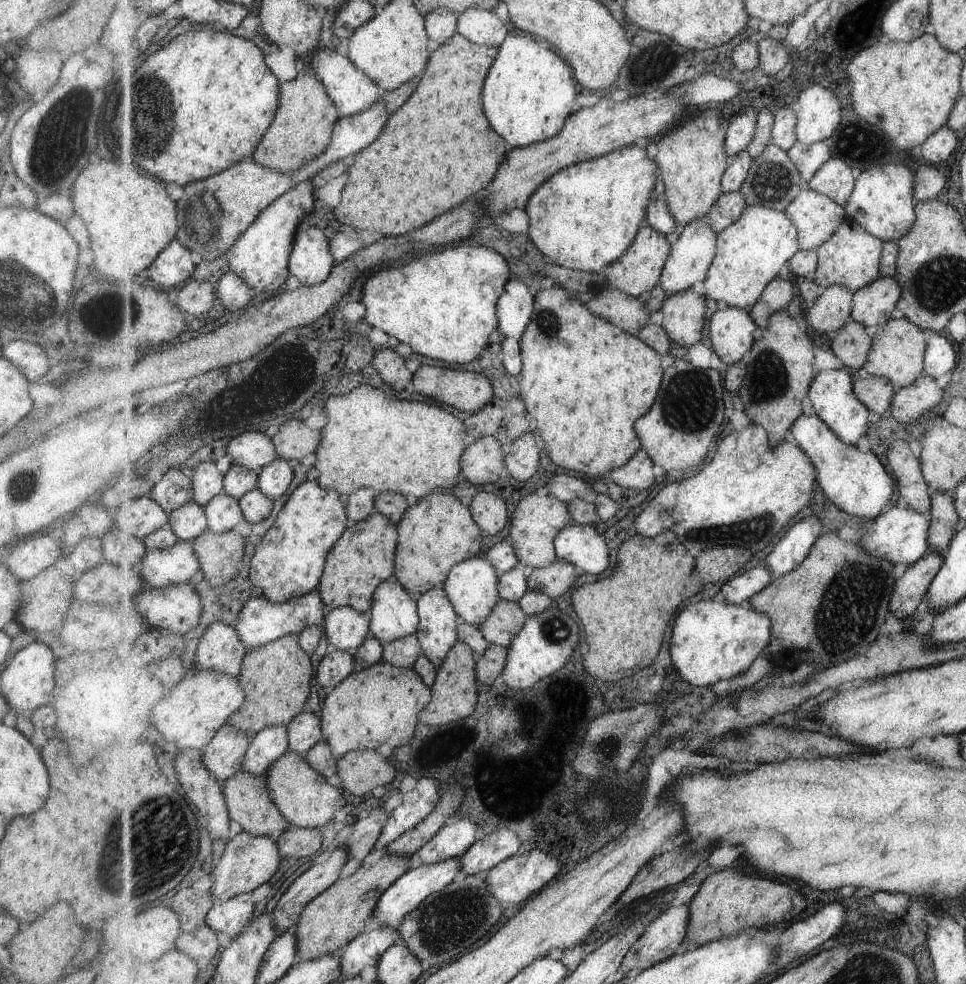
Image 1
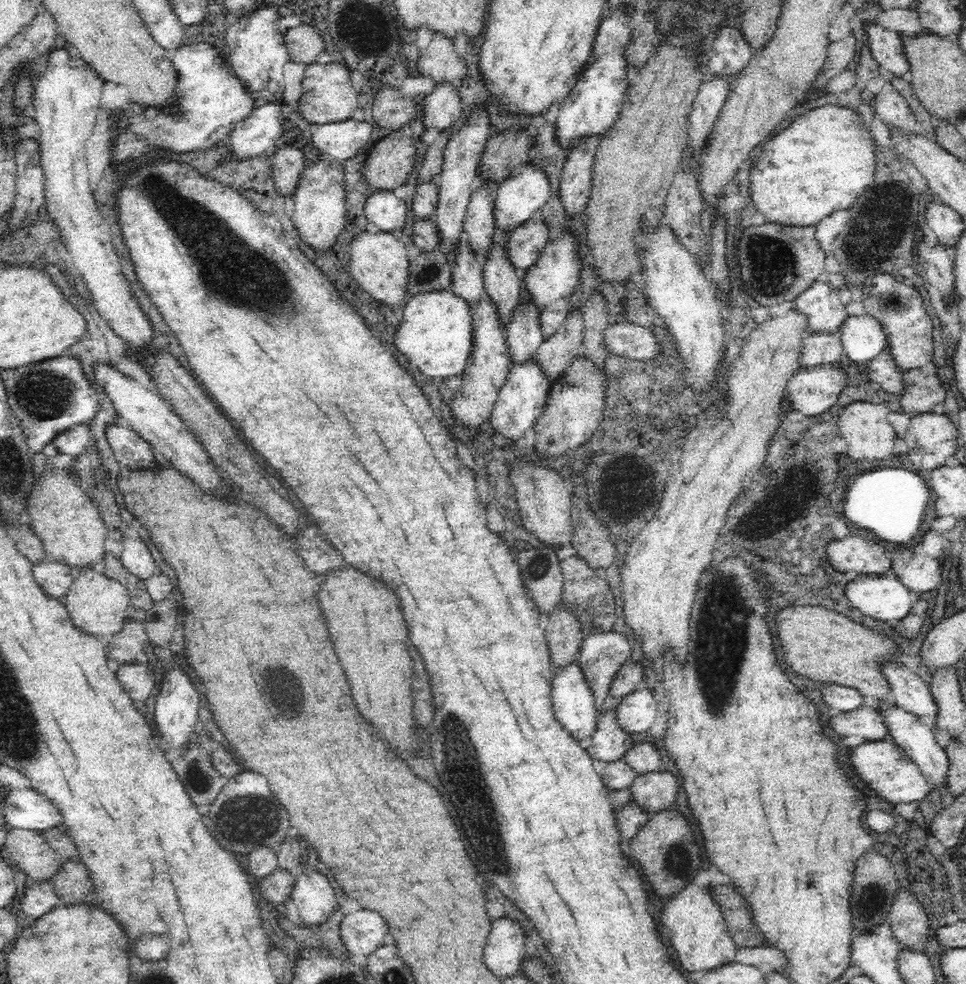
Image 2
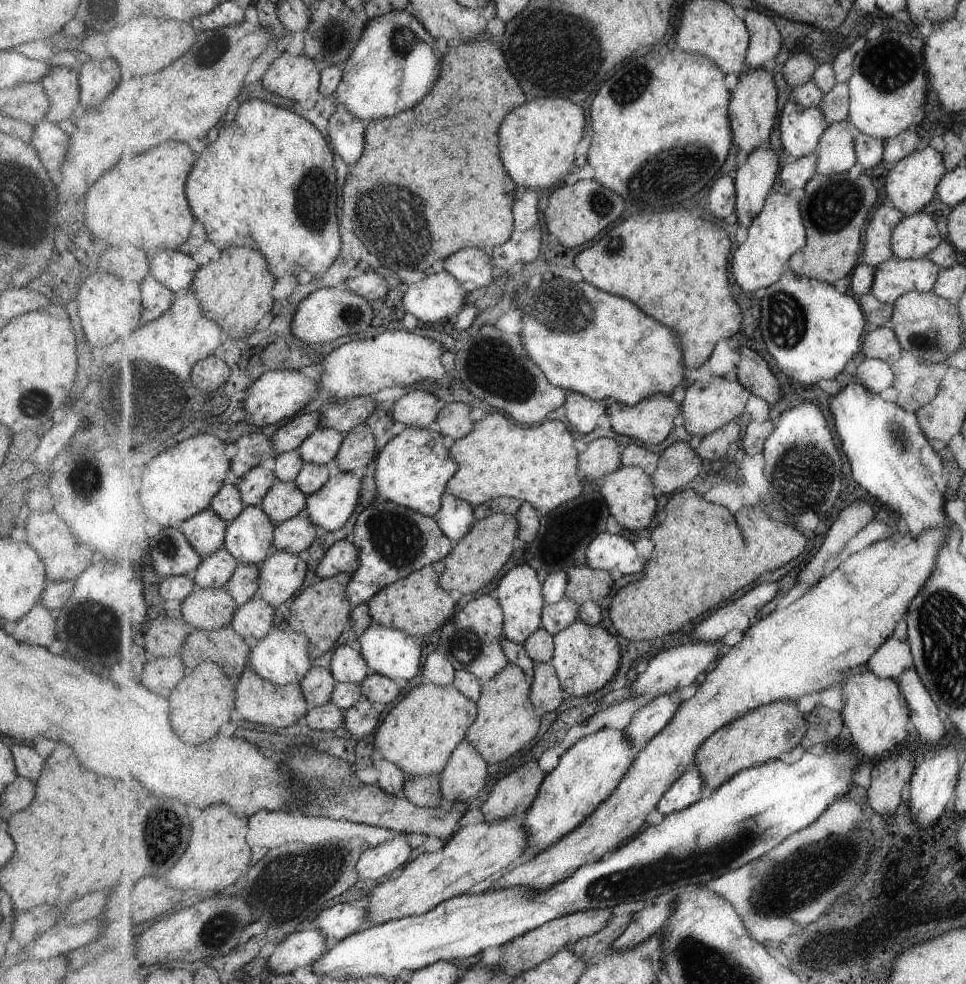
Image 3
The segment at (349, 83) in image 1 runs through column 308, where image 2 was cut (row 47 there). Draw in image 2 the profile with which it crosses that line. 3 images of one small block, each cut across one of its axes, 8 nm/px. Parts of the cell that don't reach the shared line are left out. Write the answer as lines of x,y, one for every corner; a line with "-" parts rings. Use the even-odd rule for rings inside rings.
66,47
53,50
49,54
48,64
45,71
34,82
35,89
32,94
31,116
40,127
40,155
42,155
41,163
44,167
44,188
45,188
45,205
47,214
51,221
57,226
58,232
62,238
61,243
72,257
74,272
85,282
88,288
92,302
103,318
110,330
118,338
122,338
128,350
133,353
133,357
147,371
147,360
156,352
153,346
158,344
155,329
152,322
147,316
144,309
140,307
136,300
137,290
132,283
123,274
120,265
118,253
112,245
108,224
102,218
98,210
93,191
98,188
98,182
110,163
111,153
108,146
108,138
110,138
110,130
108,130
108,120
98,120
100,108
106,106
106,102
102,101
103,79
98,77
97,72
92,69
86,69
87,64
82,64
80,69
72,69
72,63

